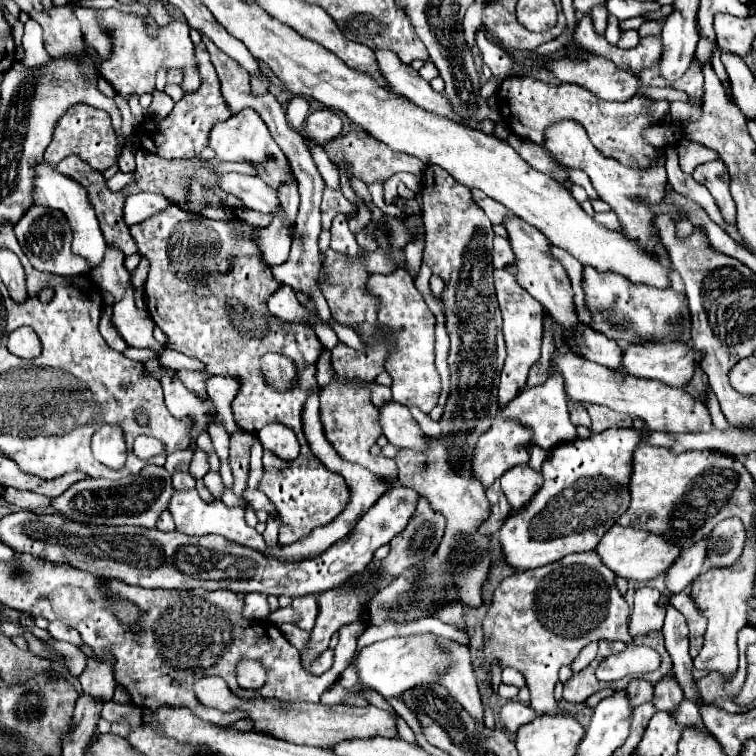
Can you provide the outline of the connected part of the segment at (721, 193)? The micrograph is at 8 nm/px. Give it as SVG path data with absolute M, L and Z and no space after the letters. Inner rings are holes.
M714 159L714 161L698 165L694 171L694 179L712 193L724 219L728 223L736 223L736 207L734 207L734 201L730 195L730 177L728 177L728 169L726 169L724 161Z

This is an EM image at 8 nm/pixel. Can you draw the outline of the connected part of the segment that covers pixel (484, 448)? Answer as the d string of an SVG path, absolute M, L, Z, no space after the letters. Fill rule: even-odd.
M496 419L492 423L492 427L480 437L482 439L476 441L474 453L472 453L472 475L484 485L484 489L488 489L508 469L528 463L526 445L530 445L530 431L526 431L526 427L516 427L514 423L506 423L506 421Z

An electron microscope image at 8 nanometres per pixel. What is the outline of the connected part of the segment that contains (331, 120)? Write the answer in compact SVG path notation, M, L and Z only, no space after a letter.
M314 111L306 119L306 137L318 145L326 145L330 139L338 137L342 131L342 121L332 111Z

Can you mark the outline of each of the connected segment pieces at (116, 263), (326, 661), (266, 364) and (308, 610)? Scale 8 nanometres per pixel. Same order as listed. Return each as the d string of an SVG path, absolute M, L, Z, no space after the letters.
M108 247L106 263L102 263L102 267L98 267L98 271L94 271L92 275L94 283L100 289L110 291L116 303L124 299L124 291L128 289L128 283L130 283L130 273L124 269L122 261L124 261L124 255L120 251L114 251L114 247Z
M326 649L326 651L318 657L318 661L312 663L310 671L316 673L316 675L322 675L322 673L326 673L326 671L332 667L332 663L334 663L334 649Z
M268 353L262 359L262 369L264 369L266 379L280 389L286 389L288 385L294 385L296 383L294 379L298 379L294 363L290 363L290 359L286 359L282 355L276 355L276 353Z
M304 595L304 597L294 599L292 605L274 611L268 619L272 623L292 623L304 631L312 631L316 615L318 615L316 595Z

